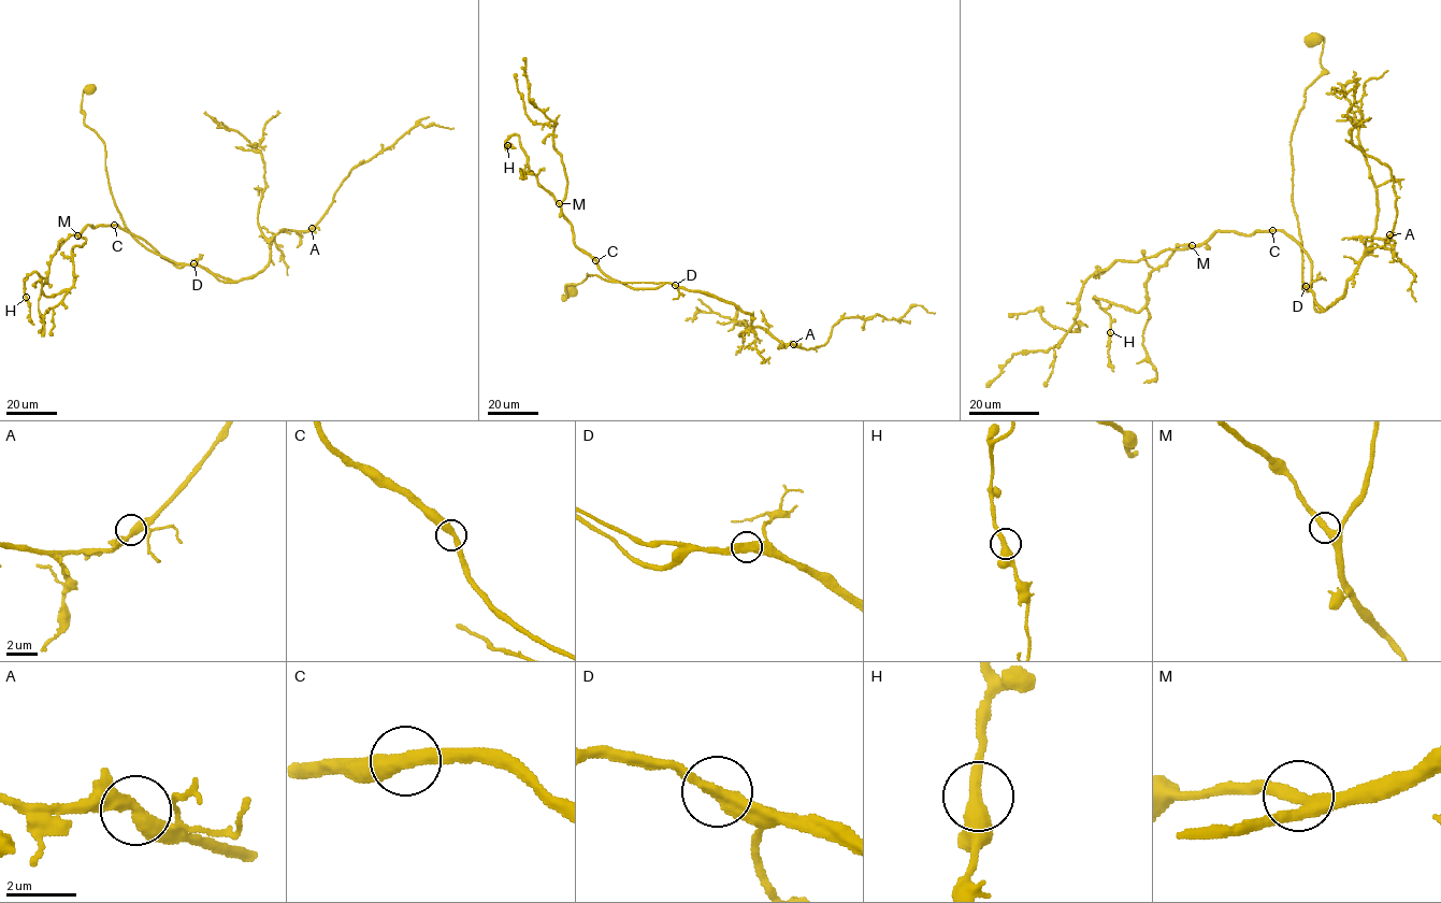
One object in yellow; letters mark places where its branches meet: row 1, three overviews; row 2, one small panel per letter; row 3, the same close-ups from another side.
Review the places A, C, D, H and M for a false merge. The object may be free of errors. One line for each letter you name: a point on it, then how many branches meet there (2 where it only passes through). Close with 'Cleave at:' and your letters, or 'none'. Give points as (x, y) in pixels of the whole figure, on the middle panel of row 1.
Cleave at: none

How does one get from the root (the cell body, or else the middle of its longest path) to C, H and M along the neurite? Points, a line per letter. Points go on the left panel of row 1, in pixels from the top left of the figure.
C: (88, 89), (82, 96), (83, 123), (104, 143), (109, 185), (125, 227), (146, 248), (183, 266), (114, 225)
H: (88, 89), (83, 123), (125, 227), (183, 266), (87, 225), (26, 297)
M: (88, 89), (83, 123), (104, 143), (125, 227), (146, 248), (183, 266), (118, 225), (87, 225), (77, 235)

